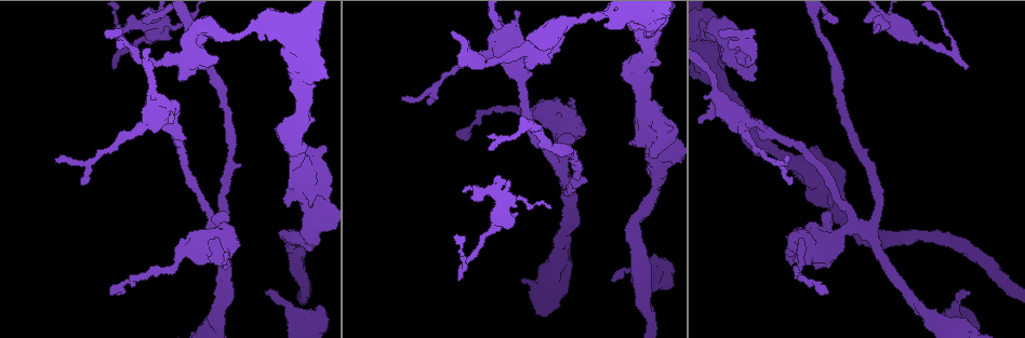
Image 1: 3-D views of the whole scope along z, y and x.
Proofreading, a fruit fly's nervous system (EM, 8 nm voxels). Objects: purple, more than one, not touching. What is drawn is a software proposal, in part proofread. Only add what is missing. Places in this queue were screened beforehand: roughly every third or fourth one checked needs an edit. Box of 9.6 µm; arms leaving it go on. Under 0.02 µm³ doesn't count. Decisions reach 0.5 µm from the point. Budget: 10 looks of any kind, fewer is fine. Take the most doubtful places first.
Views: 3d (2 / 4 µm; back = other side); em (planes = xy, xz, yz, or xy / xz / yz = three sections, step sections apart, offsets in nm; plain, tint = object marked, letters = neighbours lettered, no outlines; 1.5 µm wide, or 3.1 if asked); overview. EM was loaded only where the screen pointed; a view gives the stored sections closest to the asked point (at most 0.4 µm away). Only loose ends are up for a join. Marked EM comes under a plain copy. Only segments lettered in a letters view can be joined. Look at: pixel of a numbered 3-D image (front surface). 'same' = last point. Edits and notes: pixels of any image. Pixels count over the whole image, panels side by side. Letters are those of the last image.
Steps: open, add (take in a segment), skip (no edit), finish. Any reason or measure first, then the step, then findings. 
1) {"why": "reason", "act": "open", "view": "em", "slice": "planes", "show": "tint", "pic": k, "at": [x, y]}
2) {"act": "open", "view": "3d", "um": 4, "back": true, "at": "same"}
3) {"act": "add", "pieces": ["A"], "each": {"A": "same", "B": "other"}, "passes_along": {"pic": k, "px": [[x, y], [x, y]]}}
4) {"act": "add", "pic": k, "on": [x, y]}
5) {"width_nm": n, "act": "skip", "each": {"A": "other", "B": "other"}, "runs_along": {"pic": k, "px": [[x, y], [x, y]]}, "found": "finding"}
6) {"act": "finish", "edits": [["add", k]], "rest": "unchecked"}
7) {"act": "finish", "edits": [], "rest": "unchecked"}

{"why": "branch stops here", "act": "open", "view": "3d", "um": 4, "pic": 1, "at": [967, 292]}

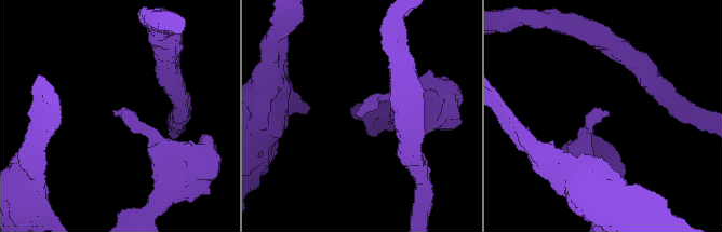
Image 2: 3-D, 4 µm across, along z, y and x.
{"why": "now the EM", "act": "open", "view": "em", "um": 3.1, "slice": "planes", "show": "tint", "pic": 2, "at": [357, 114]}

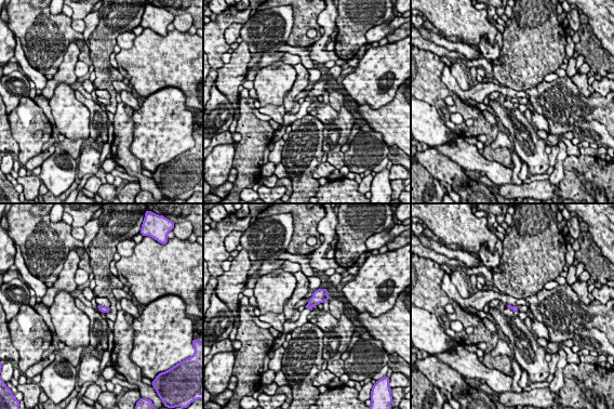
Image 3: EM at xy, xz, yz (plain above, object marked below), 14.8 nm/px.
{"why": "what lies round it", "act": "open", "view": "em", "um": 3.1, "slice": "planes", "show": "letters", "at": "same"}

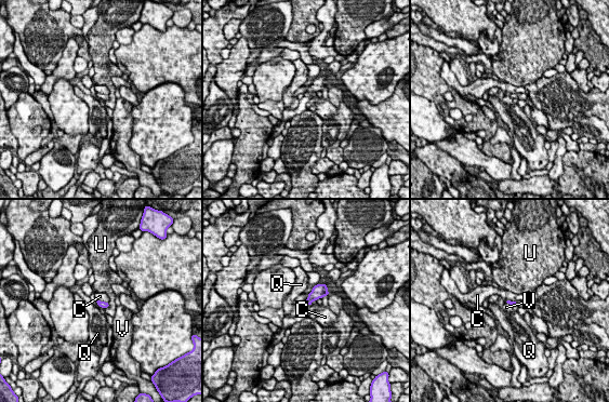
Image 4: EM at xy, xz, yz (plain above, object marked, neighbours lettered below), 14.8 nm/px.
{"width_nm": 90, "act": "skip", "each": {"C": "other", "Q": "other", "U": "other", "V": "other"}, "border": {"pic": 4, "px": [[505, 302], [514, 308]]}, "found": "none of them fits"}

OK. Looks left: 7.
{"act": "open", "view": "3d", "um": 2, "pic": 1, "at": [832, 216]}

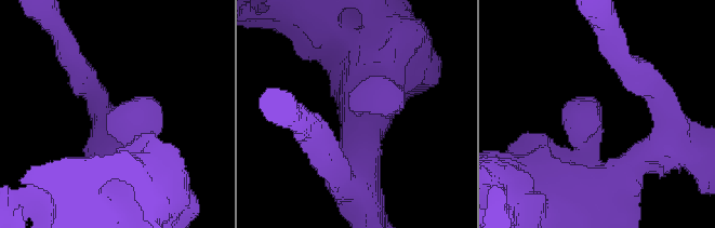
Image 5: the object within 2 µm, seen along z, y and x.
{"act": "open", "view": "em", "slice": "planes", "show": "letters", "pic": 5, "at": [349, 105]}

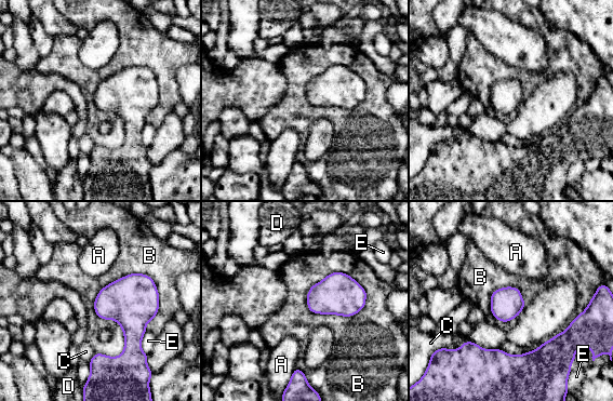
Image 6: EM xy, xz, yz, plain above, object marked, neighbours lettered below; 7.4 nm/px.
{"width_nm": 200, "act": "skip", "each": {"A": "other", "B": "other", "C": "other", "D": "other", "E": "other"}, "found": "no lettered segment goes on from it"}

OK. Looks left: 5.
{"why": "branch stops here", "act": "open", "view": "em", "slice": "xy", "step": 4, "show": "letters", "pic": 1, "at": [968, 65]}

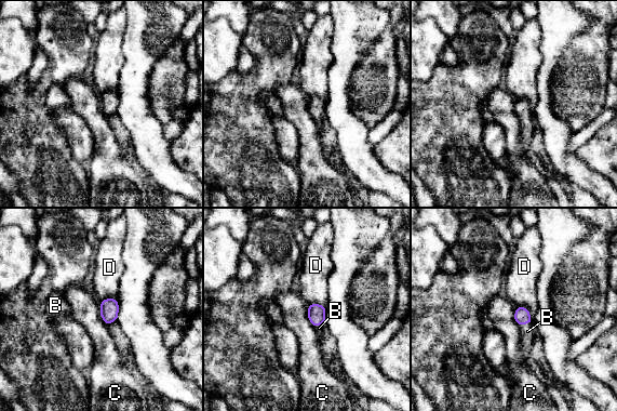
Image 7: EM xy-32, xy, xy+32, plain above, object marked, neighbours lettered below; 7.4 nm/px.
{"width_nm": 110, "act": "add", "pieces": ["B"], "each": {"B": "same", "C": "other", "D": "other"}, "passes_along": {"pic": 7, "px": [[522, 316], [525, 322], [527, 331]]}, "found": "the neuron continues"}

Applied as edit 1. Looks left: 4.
{"act": "open", "view": "3d", "um": 2, "pic": 1, "at": [106, 38]}

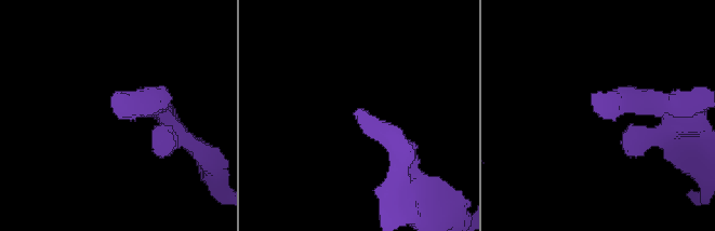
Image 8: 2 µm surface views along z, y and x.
{"why": "now the EM", "act": "open", "view": "em", "slice": "planes", "show": "letters", "pic": 8, "at": [598, 114]}

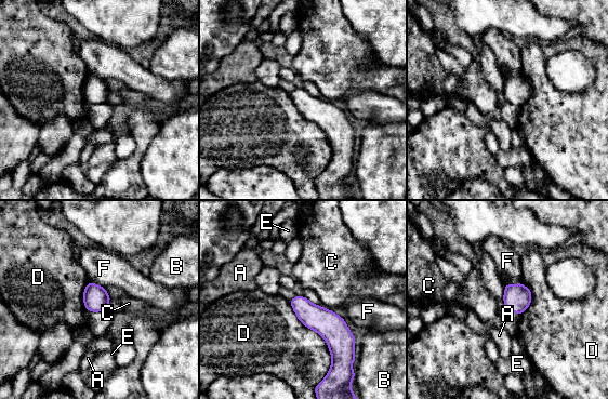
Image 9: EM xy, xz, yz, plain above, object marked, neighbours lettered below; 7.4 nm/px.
{"width_nm": 180, "act": "skip", "each": {"A": "other", "B": "other", "C": "other", "D": "other", "E": "other", "F": "other"}, "runs_along": {"pic": 9, "px": [[295, 300], [340, 343], [344, 353]]}, "found": "none of them fits"}

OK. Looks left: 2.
{"act": "finish", "edits": [["add", 7]], "rest": "unchecked"}

